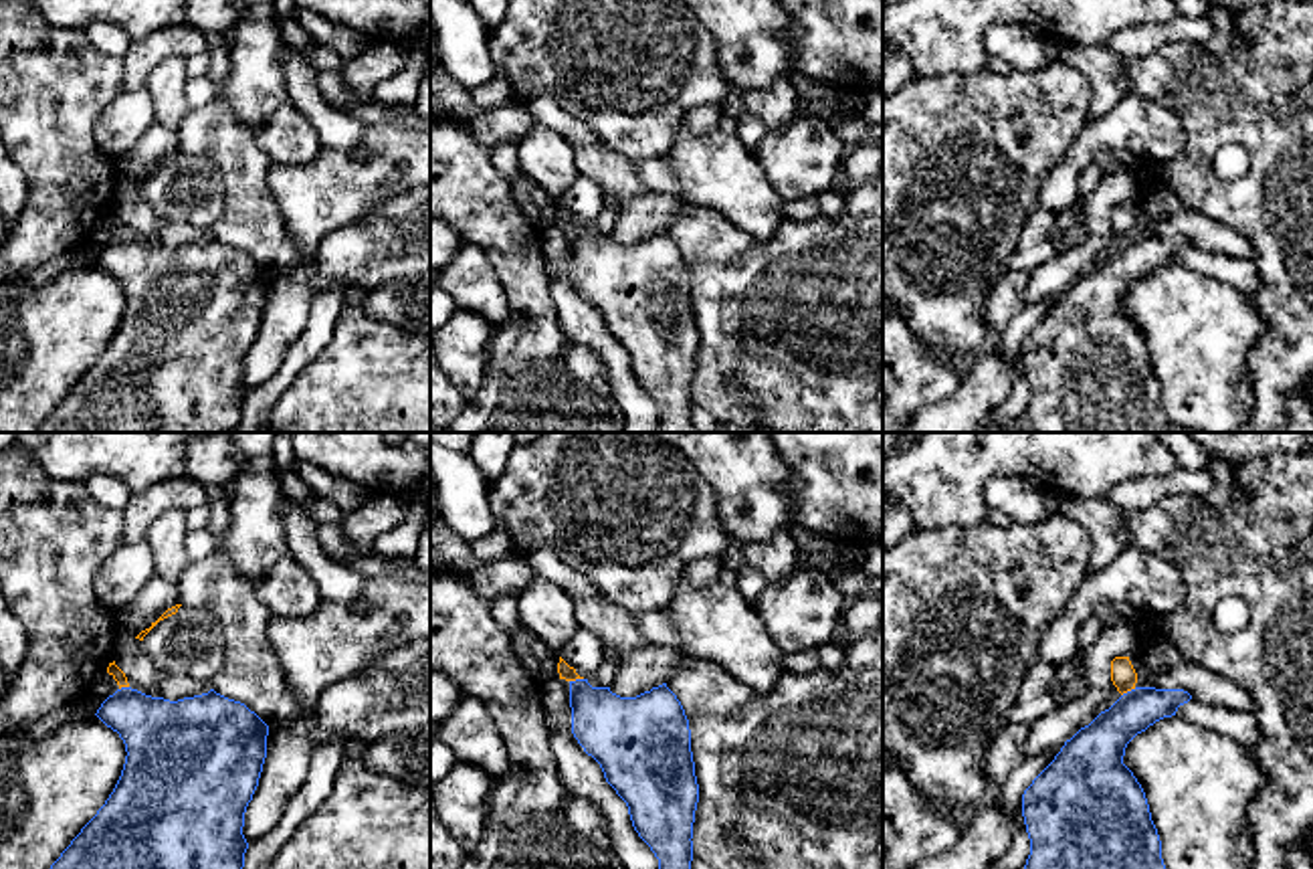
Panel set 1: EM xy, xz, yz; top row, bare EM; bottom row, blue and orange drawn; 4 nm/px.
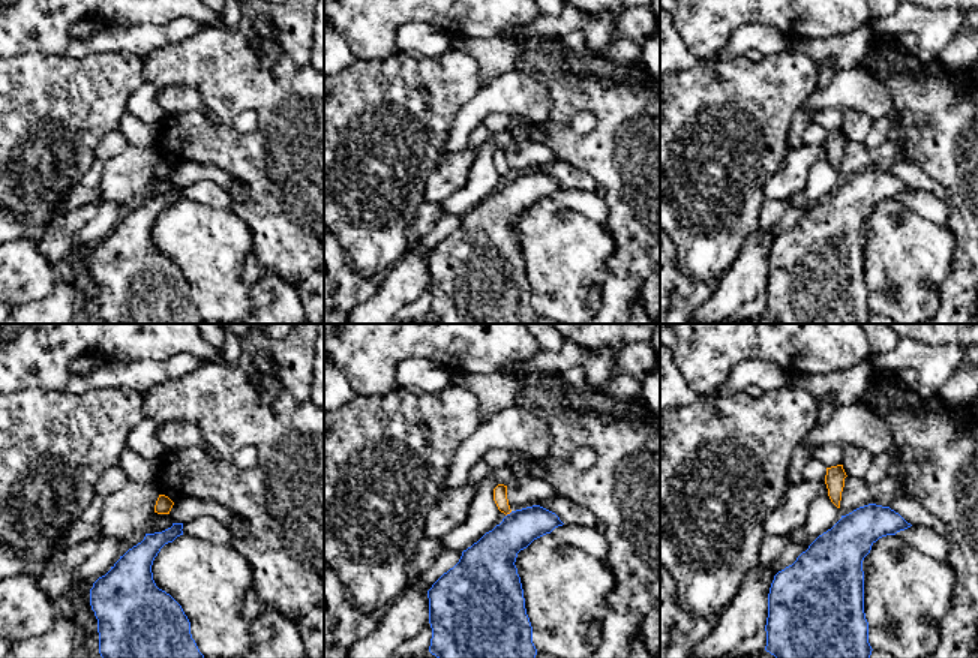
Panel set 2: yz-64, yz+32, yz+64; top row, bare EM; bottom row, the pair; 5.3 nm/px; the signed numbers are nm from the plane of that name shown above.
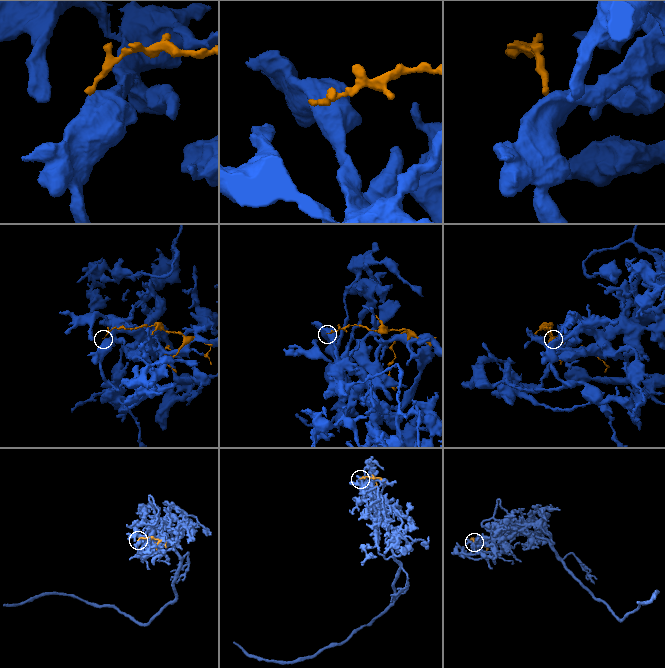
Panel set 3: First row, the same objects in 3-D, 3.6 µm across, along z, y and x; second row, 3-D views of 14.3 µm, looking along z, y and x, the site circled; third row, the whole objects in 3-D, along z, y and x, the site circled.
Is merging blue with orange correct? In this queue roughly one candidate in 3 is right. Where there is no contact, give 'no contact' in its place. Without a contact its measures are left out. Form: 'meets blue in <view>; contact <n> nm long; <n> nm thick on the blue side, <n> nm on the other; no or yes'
meets blue in yz; contact 70 nm long; 200 nm thick on the blue side, 100 nm on the other; no

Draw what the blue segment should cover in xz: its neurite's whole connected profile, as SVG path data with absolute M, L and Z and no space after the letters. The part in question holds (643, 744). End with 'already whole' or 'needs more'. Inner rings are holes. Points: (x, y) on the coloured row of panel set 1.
M570 681L572 734L626 802L659 869L691 869L699 784L685 709L667 683L620 697Z; already whole

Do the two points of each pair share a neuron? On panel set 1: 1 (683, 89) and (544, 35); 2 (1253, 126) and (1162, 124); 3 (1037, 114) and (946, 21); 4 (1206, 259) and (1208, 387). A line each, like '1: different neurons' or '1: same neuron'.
1: same neuron
2: different neurons
3: different neurons
4: different neurons

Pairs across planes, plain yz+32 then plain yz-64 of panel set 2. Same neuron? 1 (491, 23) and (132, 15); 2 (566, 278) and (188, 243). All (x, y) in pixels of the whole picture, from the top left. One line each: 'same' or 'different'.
1: same
2: same

